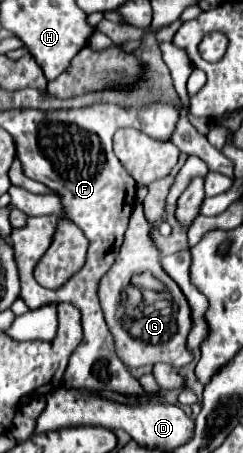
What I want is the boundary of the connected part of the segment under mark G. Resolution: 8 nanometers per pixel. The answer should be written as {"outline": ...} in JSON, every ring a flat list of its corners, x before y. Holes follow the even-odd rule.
{"outline":[[140,202,134,206,121,253,99,285,101,309,115,337,117,355,121,355,121,361,129,369,155,363,167,363,173,369,181,369,193,359,193,353,185,347,185,335,189,335,189,327,193,325,189,303,179,285,161,267,159,249,151,239,154,224,147,221],[131,287,141,291,137,303,131,301]]}

